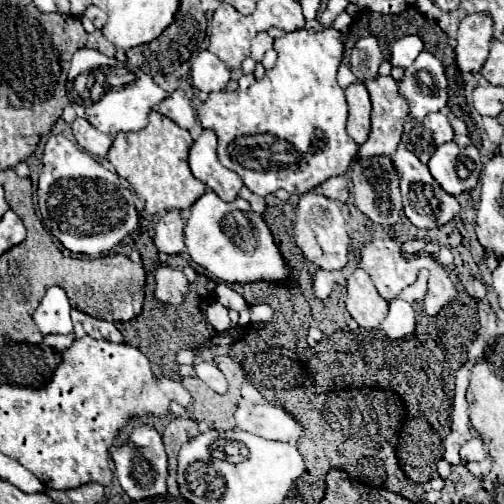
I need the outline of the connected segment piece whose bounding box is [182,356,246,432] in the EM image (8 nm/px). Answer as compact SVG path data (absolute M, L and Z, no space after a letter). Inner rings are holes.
M220 356L220 370L226 374L228 380L228 392L216 394L212 388L208 388L200 378L182 378L184 388L194 398L194 418L206 422L210 428L218 432L232 430L236 426L234 412L240 402L240 386L244 384L246 376L238 362L234 362L230 356Z

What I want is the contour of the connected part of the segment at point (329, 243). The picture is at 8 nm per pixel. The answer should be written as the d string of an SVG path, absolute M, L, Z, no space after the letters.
M308 192L298 202L298 212L294 220L294 238L298 248L302 250L304 258L314 262L322 270L342 270L348 262L348 248L350 236L346 230L344 214L336 200L326 198L318 192Z

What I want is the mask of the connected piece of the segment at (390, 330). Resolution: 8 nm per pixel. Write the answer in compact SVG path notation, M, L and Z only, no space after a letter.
M392 300L390 312L386 320L380 324L380 328L394 340L404 338L414 332L414 308L412 304L404 300Z

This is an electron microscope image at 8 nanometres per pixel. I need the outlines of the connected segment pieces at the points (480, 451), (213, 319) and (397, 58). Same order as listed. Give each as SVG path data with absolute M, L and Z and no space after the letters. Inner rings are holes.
M474 436L470 438L462 450L460 450L460 456L464 462L470 462L470 460L476 460L476 462L482 462L486 458L486 448L484 448L484 442L480 436Z
M212 302L206 310L206 316L208 316L208 322L215 328L215 330L225 330L228 326L231 326L230 318L228 318L228 310L218 304L218 302Z
M414 34L404 36L404 38L394 42L390 62L392 62L392 66L404 66L404 68L408 68L422 50L424 50L424 44L422 44L422 40L418 36L414 36Z

